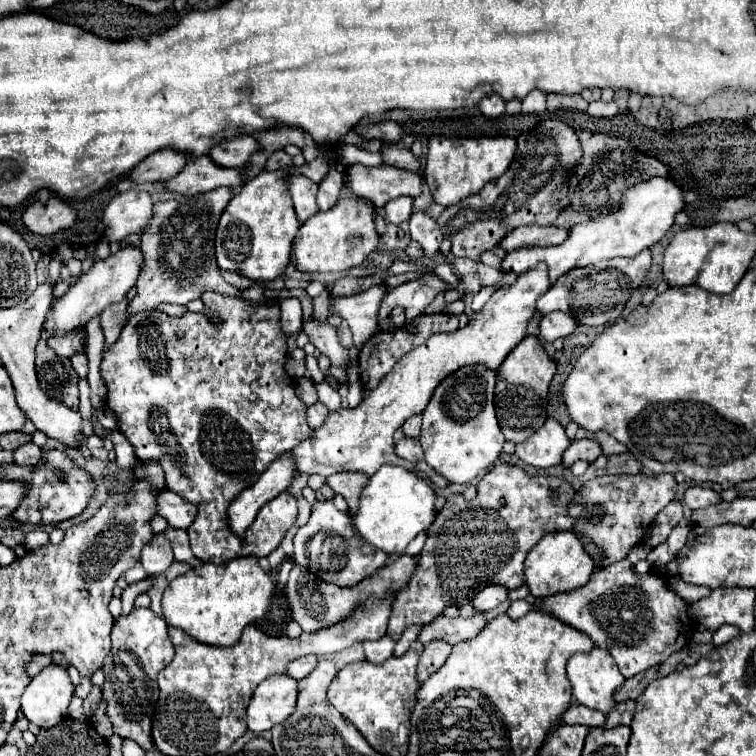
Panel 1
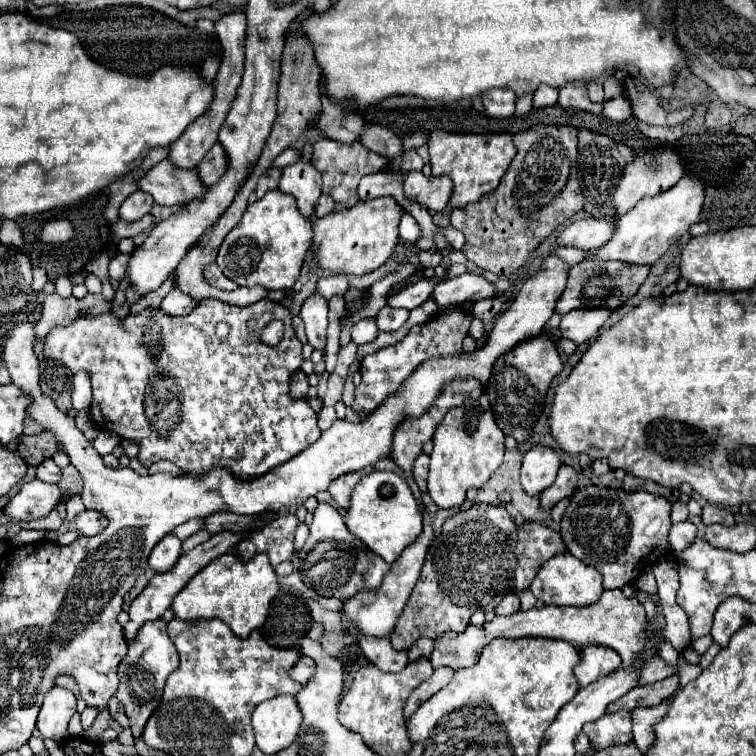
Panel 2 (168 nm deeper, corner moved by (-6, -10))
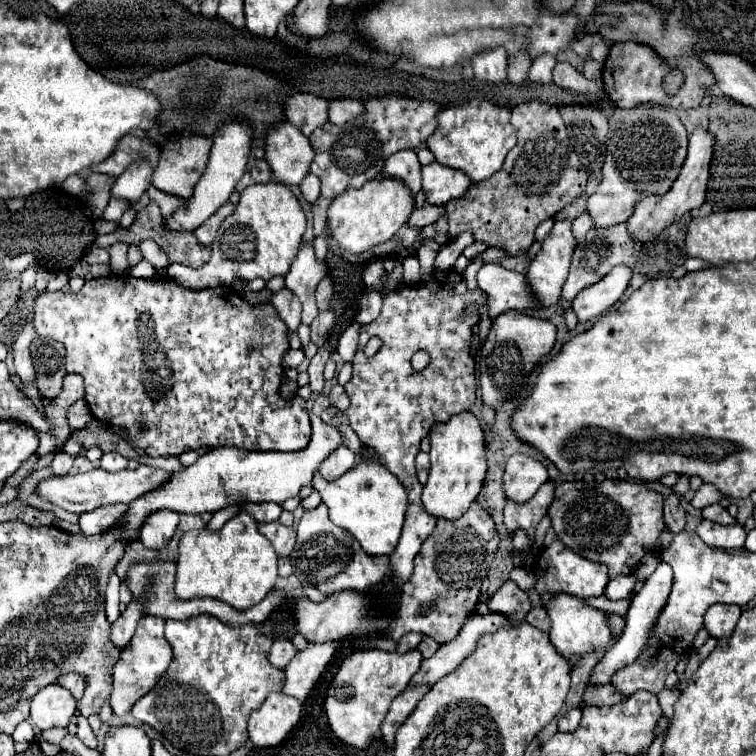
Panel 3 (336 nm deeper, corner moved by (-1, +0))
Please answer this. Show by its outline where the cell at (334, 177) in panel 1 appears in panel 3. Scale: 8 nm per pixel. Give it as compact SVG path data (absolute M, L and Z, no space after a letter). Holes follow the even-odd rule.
M307 173L307 177L301 181L299 189L301 189L301 195L305 197L307 203L315 203L315 199L321 195L321 191L319 191L319 179L313 173Z

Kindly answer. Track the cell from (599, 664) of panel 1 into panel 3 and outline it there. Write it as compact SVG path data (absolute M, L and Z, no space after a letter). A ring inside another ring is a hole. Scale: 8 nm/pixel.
M557 593L551 601L545 603L545 609L551 619L551 629L549 629L551 643L567 659L571 655L587 655L599 647L605 647L611 641L611 629L607 625L605 613L587 605L579 597L573 597L567 593Z

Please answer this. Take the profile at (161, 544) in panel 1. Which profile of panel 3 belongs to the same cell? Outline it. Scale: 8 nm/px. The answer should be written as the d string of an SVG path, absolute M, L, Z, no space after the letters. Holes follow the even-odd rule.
M161 509L161 511L151 513L151 517L147 517L147 521L143 521L141 525L143 545L151 549L167 545L177 529L177 523L179 523L179 515L175 511Z

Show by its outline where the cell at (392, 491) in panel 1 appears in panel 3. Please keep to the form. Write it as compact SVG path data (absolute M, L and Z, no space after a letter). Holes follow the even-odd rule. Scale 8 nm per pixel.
M361 463L339 477L339 481L323 481L323 477L319 477L319 471L315 471L313 487L319 491L323 503L329 507L331 521L355 535L365 553L377 557L391 555L395 551L403 529L407 491L393 473L377 463Z

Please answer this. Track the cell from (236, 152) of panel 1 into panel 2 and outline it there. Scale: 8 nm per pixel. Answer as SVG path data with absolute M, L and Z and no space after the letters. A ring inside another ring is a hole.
M214 143L212 149L206 153L202 163L196 167L200 179L204 179L206 187L214 185L222 179L224 171L228 171L228 155L220 143Z

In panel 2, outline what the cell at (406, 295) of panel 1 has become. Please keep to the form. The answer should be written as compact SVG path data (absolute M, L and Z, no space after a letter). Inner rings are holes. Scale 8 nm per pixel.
M464 273L450 281L438 283L434 287L430 299L442 311L442 309L452 309L452 307L460 305L462 301L494 297L494 293L496 293L496 287L492 283L488 283L484 277L474 275L474 273Z

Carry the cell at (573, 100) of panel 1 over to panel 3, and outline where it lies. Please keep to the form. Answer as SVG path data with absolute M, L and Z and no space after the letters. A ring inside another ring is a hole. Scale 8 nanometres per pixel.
M557 63L553 69L553 83L563 87L563 89L571 89L577 93L587 93L587 81L583 75L579 75L575 71L575 67L571 67L569 63Z

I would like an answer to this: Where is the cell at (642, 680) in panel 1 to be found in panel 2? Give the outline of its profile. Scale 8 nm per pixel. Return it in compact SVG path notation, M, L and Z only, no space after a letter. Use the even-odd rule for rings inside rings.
M672 675L668 679L662 679L658 683L652 685L642 685L642 687L634 687L632 691L628 691L626 695L622 695L620 699L616 699L614 703L608 705L608 713L616 713L620 709L632 711L636 707L656 707L660 705L664 699L668 699L670 695L676 693L676 689L680 687L678 683L678 675Z

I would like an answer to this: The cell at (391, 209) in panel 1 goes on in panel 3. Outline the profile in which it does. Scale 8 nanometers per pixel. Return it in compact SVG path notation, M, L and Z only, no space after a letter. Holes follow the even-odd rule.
M427 205L427 207L415 209L413 215L409 217L407 225L409 225L409 227L417 227L417 229L421 229L421 227L425 227L425 225L435 223L443 213L445 213L445 207L437 207L437 205L433 207L433 205Z

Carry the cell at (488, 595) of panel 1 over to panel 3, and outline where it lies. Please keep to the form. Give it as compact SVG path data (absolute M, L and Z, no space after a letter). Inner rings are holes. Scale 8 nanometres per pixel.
M505 581L495 595L489 599L489 609L493 613L503 613L511 623L521 623L531 609L529 597L513 581Z

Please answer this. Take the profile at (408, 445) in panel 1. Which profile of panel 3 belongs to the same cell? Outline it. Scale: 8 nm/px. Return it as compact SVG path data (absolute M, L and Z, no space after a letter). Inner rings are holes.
M421 451L417 455L417 479L425 485L427 483L427 475L429 475L429 455Z

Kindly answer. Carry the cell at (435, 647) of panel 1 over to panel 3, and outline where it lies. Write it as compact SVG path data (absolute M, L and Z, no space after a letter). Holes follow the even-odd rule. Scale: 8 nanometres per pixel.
M421 685L421 687L407 687L393 703L391 703L391 709L381 725L381 739L383 743L393 749L393 743L395 743L395 733L397 729L405 723L405 719L411 715L411 711L417 707L417 703L423 699L423 695L429 691L427 685Z

